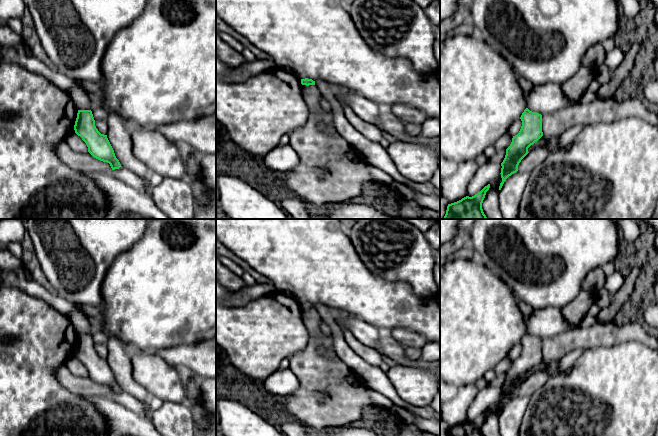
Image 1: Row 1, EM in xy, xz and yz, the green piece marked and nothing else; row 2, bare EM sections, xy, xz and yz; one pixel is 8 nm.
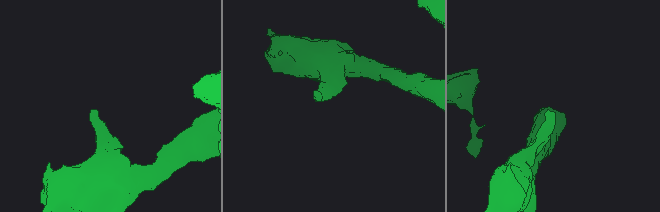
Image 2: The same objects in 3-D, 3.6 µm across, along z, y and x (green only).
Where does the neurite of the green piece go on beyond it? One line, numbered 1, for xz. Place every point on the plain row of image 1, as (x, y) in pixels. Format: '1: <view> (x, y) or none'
1: none

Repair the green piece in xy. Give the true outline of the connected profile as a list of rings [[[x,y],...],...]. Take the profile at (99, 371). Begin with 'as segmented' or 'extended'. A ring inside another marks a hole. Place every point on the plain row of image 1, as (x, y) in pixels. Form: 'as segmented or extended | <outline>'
as segmented | [[[78,334],[74,354],[86,367],[88,376],[94,382],[109,387],[112,394],[122,391],[107,359],[101,358],[96,352],[91,334]]]

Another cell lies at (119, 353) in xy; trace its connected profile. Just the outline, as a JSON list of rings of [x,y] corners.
[[[109,337],[107,347],[107,362],[121,390],[149,404],[149,397],[151,395],[132,376],[133,364],[131,355],[133,348],[129,347],[117,337]]]

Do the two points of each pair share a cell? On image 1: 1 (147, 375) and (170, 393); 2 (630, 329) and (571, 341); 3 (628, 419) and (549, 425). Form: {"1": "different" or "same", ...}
{"1": "same", "2": "same", "3": "same"}

